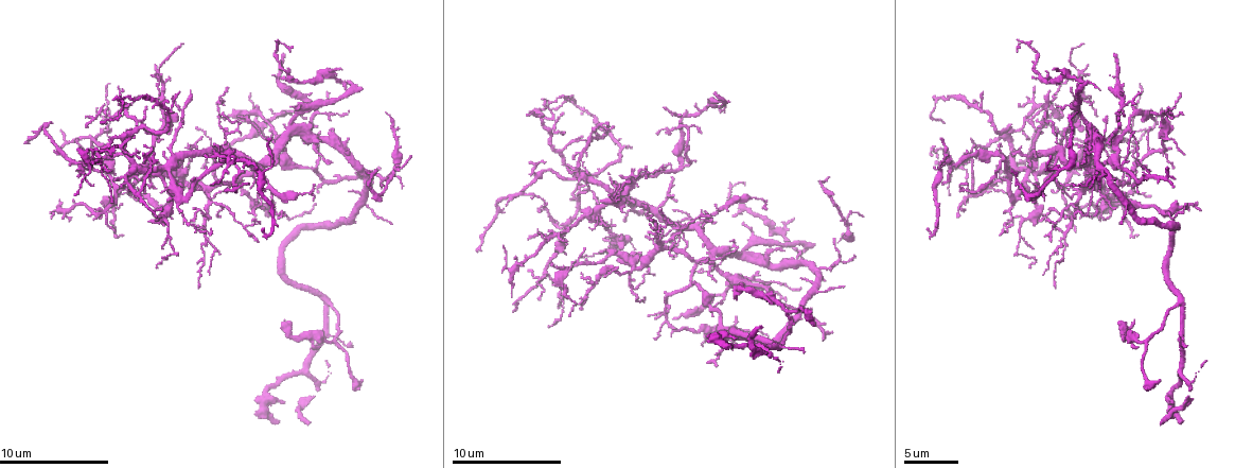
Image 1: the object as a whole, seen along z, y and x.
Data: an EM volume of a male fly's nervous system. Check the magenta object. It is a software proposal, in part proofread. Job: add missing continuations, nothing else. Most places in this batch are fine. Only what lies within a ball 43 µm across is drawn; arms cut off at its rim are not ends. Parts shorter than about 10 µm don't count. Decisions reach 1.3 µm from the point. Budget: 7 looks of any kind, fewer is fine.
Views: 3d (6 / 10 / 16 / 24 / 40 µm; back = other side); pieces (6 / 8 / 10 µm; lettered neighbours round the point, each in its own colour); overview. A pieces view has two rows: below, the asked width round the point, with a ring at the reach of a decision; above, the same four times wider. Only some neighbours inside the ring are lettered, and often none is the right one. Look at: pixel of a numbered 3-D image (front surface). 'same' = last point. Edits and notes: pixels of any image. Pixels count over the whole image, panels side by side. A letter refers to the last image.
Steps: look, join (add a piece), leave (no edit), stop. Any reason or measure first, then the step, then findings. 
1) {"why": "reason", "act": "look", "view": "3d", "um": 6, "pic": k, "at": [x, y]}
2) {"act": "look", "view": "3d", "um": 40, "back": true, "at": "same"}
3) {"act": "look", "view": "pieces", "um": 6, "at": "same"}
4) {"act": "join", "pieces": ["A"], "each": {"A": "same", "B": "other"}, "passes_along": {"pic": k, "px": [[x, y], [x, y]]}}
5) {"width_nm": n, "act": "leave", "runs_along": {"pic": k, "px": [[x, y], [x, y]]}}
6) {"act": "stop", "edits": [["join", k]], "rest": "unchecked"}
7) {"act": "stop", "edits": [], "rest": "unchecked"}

{"why": "branch stops here", "act": "look", "view": "pieces", "um": 6, "pic": 1, "at": [1198, 205]}

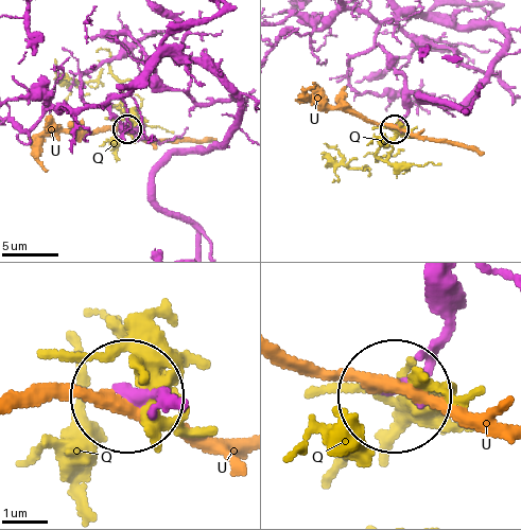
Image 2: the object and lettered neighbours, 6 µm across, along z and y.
{"act": "leave", "each": {"Q": "other", "U": "other"}, "runs_along": {"pic": 2, "px": [[176, 407], [131, 392]]}, "found": "none of them fits"}

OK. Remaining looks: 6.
{"why": "thin end", "act": "look", "view": "pieces", "um": 10, "pic": 1, "at": [1012, 170]}

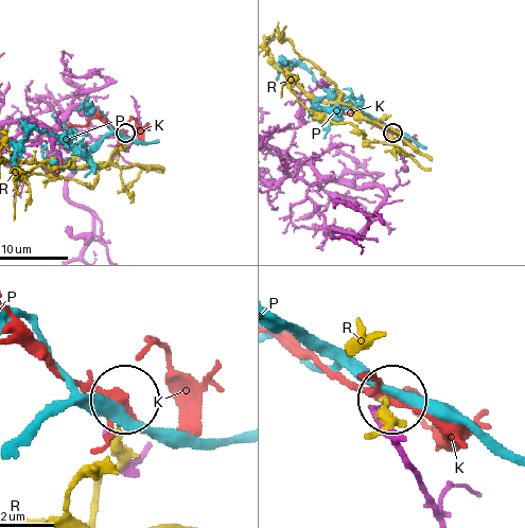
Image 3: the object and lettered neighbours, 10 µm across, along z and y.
{"act": "leave", "each": {"K": "other", "P": "other", "R": "other"}, "found": "no lettered piece goes on from it"}

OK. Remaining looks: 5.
{"act": "look", "view": "pieces", "um": 6, "pic": 1, "at": [1049, 90]}

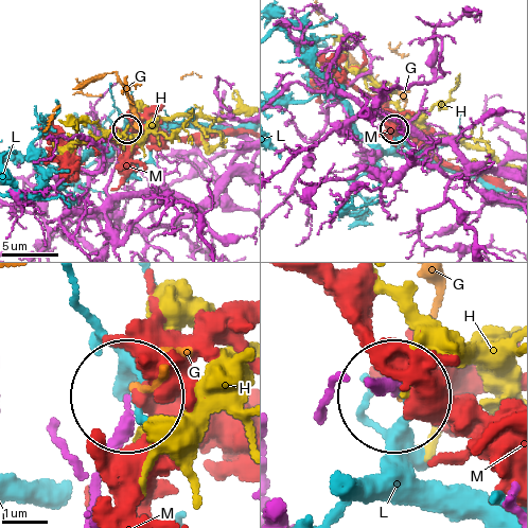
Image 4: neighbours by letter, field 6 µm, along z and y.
{"width_nm": 200, "act": "leave", "each": {"G": "other", "H": "other", "L": "other", "M": "other"}, "found": "no lettered piece goes on from it"}

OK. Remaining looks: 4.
{"act": "look", "view": "pieces", "um": 8, "pic": 1, "at": [539, 210]}

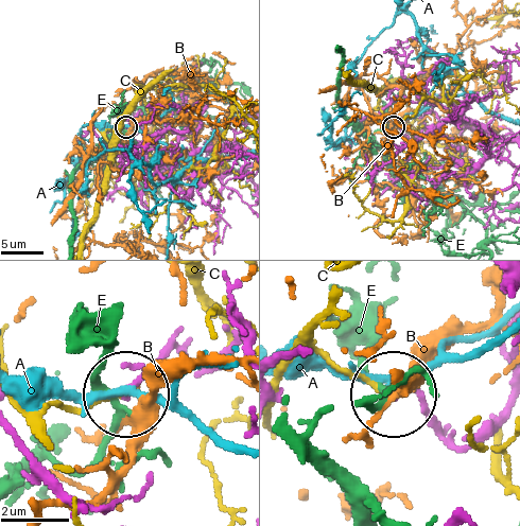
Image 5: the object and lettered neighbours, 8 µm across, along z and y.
{"width_nm": 170, "act": "leave", "each": {"A": "other", "B": "other", "C": "other", "E": "other"}, "found": "no lettered piece goes on from it"}

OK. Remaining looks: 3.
{"act": "stop", "edits": [], "rest": "unchecked"}

